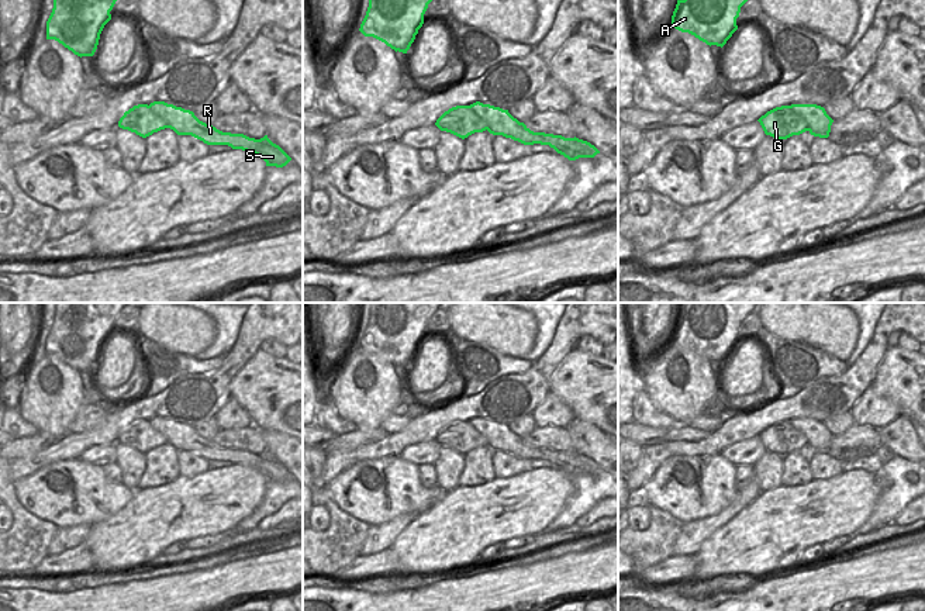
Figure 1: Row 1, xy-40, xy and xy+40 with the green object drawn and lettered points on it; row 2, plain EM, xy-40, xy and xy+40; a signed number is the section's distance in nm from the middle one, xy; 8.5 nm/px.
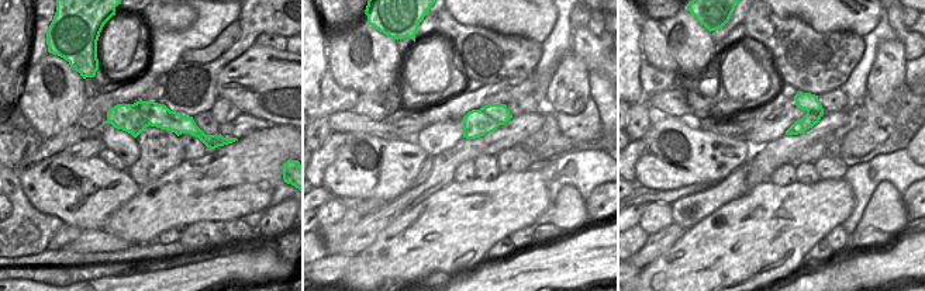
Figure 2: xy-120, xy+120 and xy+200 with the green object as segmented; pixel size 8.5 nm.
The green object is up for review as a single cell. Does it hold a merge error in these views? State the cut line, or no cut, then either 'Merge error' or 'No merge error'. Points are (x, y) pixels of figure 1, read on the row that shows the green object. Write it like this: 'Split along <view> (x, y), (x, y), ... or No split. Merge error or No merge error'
Split along xy+40 (789, 106), (807, 123), (808, 130). Merge error.

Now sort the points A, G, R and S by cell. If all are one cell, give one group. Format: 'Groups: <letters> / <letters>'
Groups: A G / R S.

